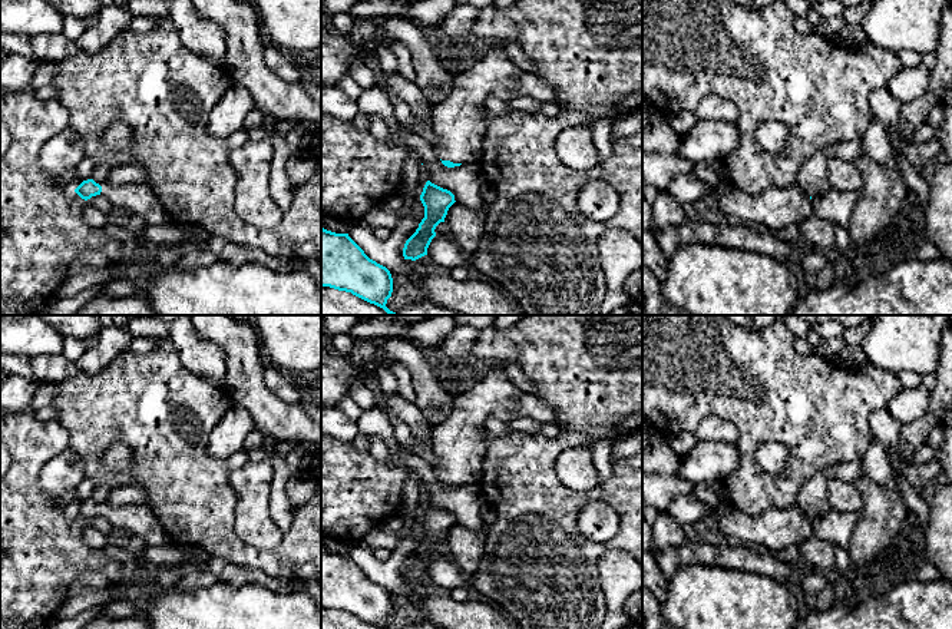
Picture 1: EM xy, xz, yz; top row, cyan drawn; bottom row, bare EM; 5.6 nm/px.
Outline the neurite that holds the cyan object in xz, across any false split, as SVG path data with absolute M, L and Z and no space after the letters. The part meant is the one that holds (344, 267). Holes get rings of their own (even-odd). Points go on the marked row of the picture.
M321 226L321 287L330 287L383 308L387 314L396 315L386 304L393 292L393 278L390 271L370 259L364 251L348 236L335 234Z

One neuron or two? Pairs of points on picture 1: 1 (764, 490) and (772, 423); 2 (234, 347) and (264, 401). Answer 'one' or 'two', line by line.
1: one
2: one

